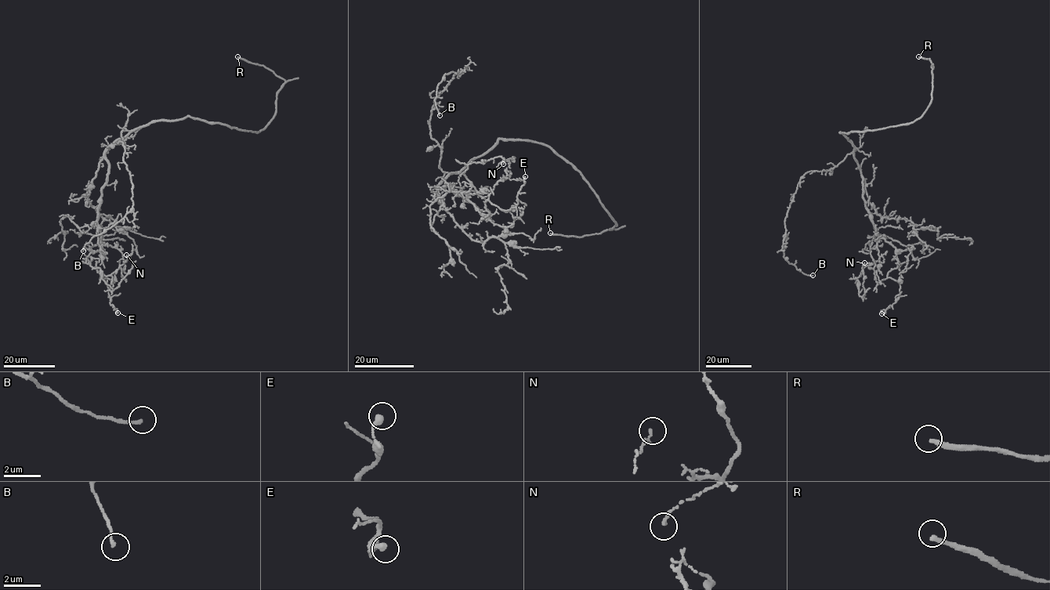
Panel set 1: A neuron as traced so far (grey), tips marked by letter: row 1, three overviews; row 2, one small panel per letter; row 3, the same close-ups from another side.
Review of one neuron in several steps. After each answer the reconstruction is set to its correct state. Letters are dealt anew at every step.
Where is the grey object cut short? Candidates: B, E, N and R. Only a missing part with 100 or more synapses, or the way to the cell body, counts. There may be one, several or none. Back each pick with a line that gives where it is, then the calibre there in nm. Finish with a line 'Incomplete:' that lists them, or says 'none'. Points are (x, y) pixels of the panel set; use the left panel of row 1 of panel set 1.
R: Place: (237, 56). Thickness 240 nm
Incomplete: R

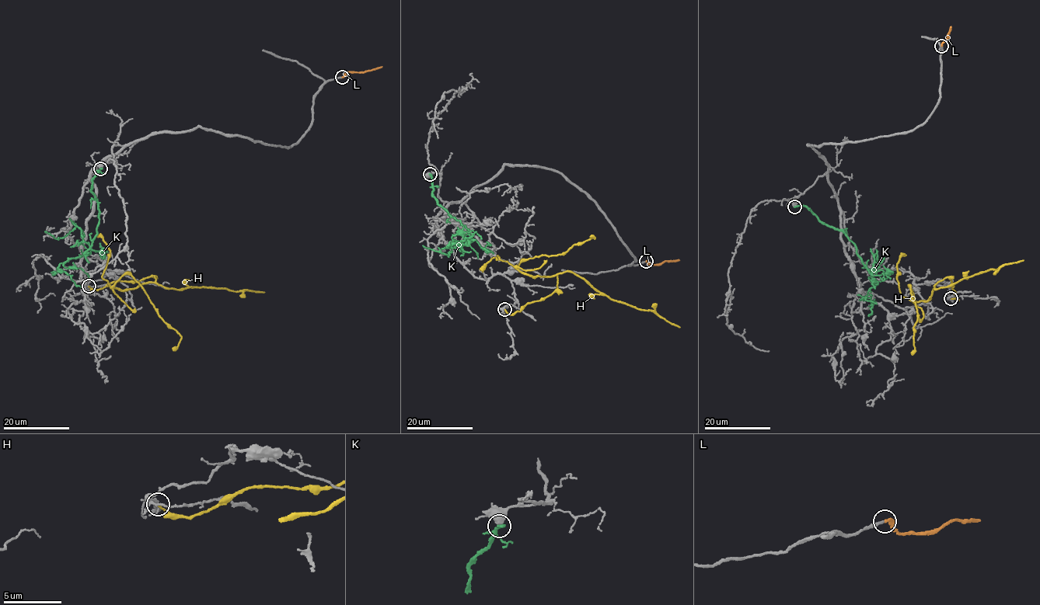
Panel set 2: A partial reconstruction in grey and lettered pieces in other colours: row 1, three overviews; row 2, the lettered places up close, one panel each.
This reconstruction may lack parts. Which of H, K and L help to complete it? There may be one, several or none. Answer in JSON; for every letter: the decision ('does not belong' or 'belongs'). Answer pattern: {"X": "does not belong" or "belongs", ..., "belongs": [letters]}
{"H": "does not belong", "K": "does not belong", "L": "belongs", "belongs": ["L"]}

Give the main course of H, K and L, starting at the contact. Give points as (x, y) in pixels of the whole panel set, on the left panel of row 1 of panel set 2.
H: (88, 286), (154, 276), (155, 282), (134, 288), (113, 286), (124, 274), (133, 277), (181, 338), (172, 349)
K: (100, 168), (90, 189), (98, 203), (96, 234), (86, 252), (68, 259), (58, 268), (81, 288)
L: (342, 77), (348, 71), (364, 72), (382, 66)

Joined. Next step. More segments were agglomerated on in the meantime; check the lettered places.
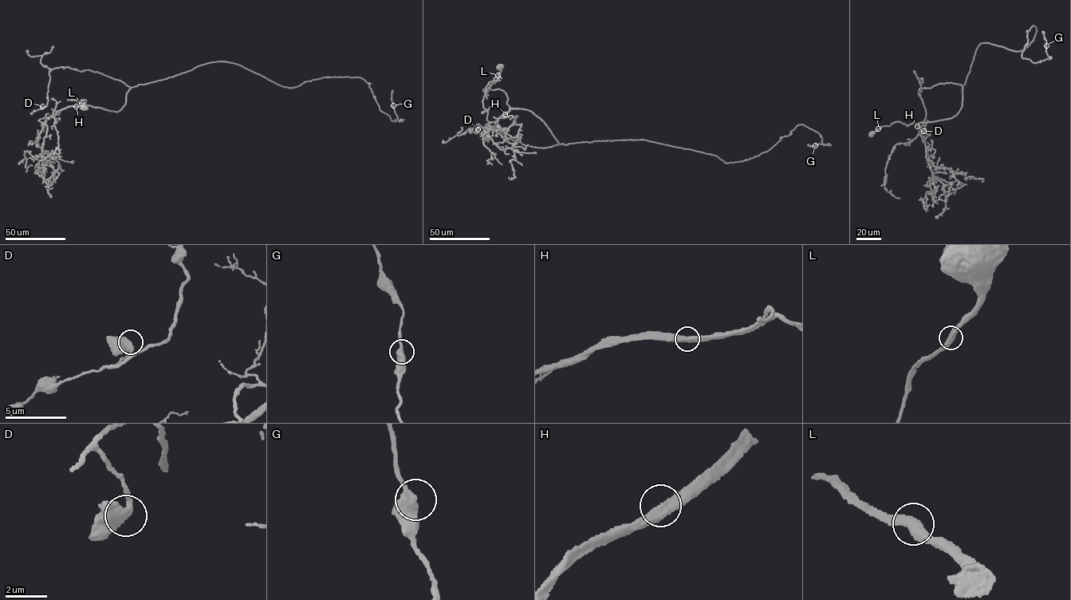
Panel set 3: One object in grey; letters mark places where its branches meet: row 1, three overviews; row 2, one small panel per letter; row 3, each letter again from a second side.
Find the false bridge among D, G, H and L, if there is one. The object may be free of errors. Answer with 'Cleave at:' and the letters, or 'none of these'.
Cleave at: none of these

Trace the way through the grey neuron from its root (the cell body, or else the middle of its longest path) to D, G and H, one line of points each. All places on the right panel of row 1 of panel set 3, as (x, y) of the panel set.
D: (871, 134), (894, 122), (952, 117), (962, 105), (961, 84), (919, 88), (923, 131)
G: (871, 134), (954, 116), (979, 44), (1021, 50), (1033, 25), (1021, 57), (1049, 58), (1046, 45)
H: (871, 134), (880, 127), (894, 122), (907, 125), (914, 123), (917, 126)

